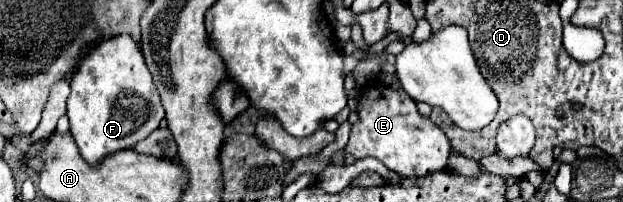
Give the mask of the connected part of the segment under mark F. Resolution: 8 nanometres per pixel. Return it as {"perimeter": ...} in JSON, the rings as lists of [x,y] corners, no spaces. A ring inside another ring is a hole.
{"perimeter":[[[130,34],[100,40],[76,66],[70,76],[68,118],[70,134],[88,164],[100,162],[106,154],[132,148],[150,136],[164,118],[164,106],[152,82],[138,42]]]}

